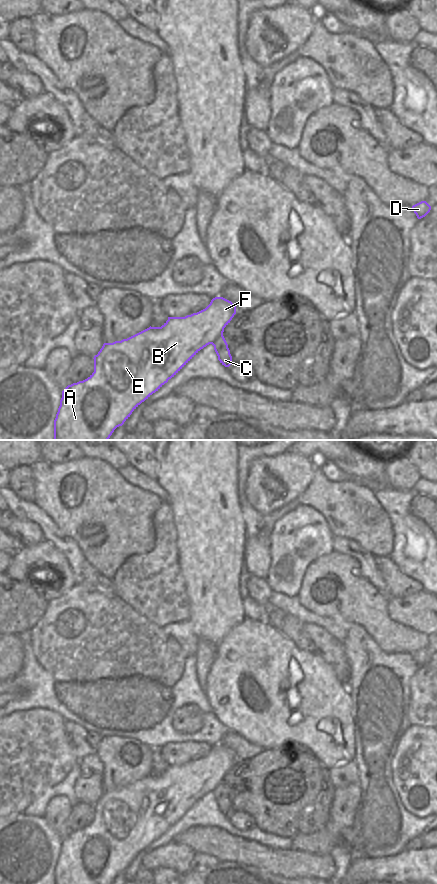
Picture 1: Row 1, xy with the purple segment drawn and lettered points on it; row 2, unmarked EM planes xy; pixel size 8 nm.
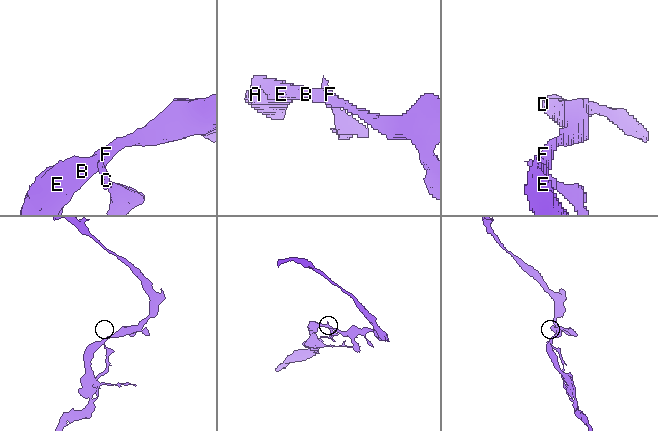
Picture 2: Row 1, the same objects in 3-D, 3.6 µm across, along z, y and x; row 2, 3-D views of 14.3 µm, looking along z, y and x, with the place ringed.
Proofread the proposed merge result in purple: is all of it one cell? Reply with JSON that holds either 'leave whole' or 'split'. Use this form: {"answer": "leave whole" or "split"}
{"answer": "leave whole"}

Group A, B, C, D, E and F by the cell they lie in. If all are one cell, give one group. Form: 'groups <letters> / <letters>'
groups A B C D E F

